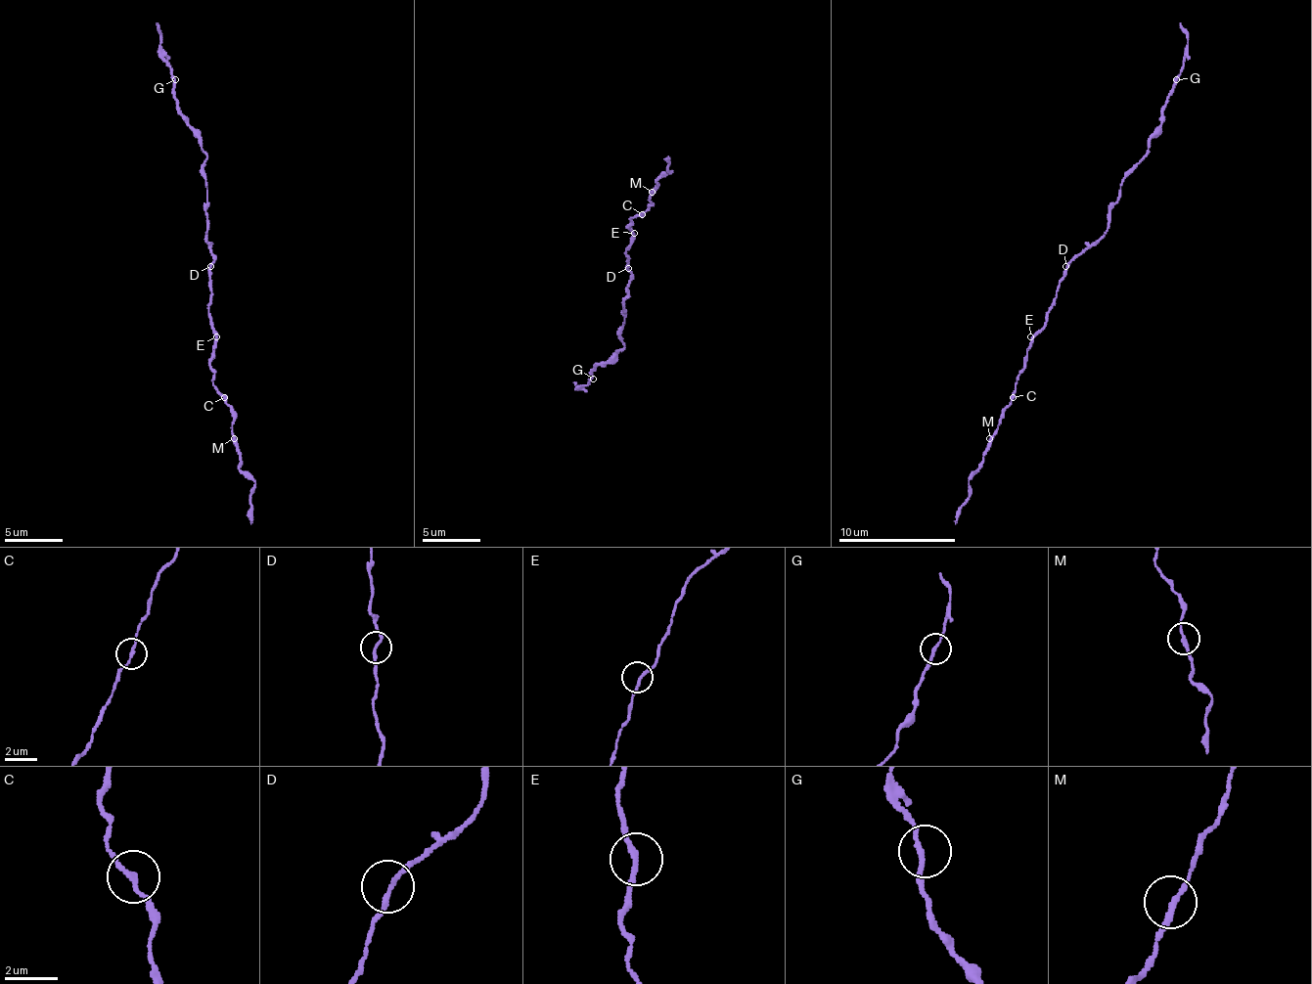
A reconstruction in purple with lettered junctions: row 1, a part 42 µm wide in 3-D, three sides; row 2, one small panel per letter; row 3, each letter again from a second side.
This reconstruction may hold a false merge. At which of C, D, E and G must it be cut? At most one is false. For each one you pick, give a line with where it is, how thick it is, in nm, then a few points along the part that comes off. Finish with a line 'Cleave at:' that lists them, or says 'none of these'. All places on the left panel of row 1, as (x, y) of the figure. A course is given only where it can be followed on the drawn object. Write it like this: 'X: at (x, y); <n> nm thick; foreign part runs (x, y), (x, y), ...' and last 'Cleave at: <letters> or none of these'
Cleave at: none of these

